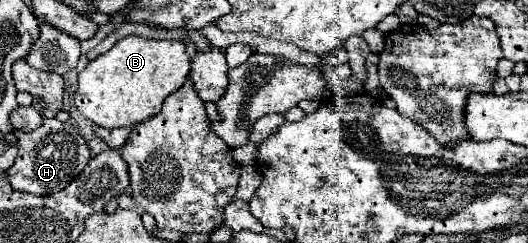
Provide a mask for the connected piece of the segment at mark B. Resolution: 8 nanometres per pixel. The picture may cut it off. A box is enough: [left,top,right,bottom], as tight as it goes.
[76,35,190,127]

